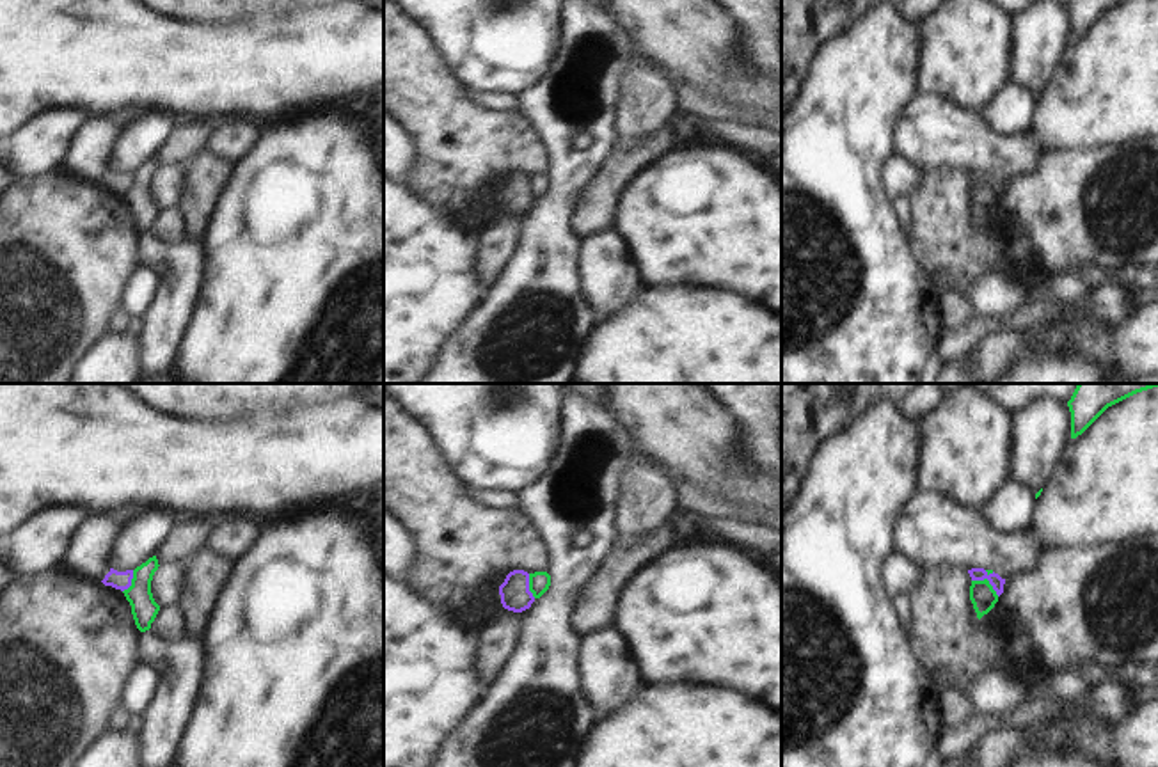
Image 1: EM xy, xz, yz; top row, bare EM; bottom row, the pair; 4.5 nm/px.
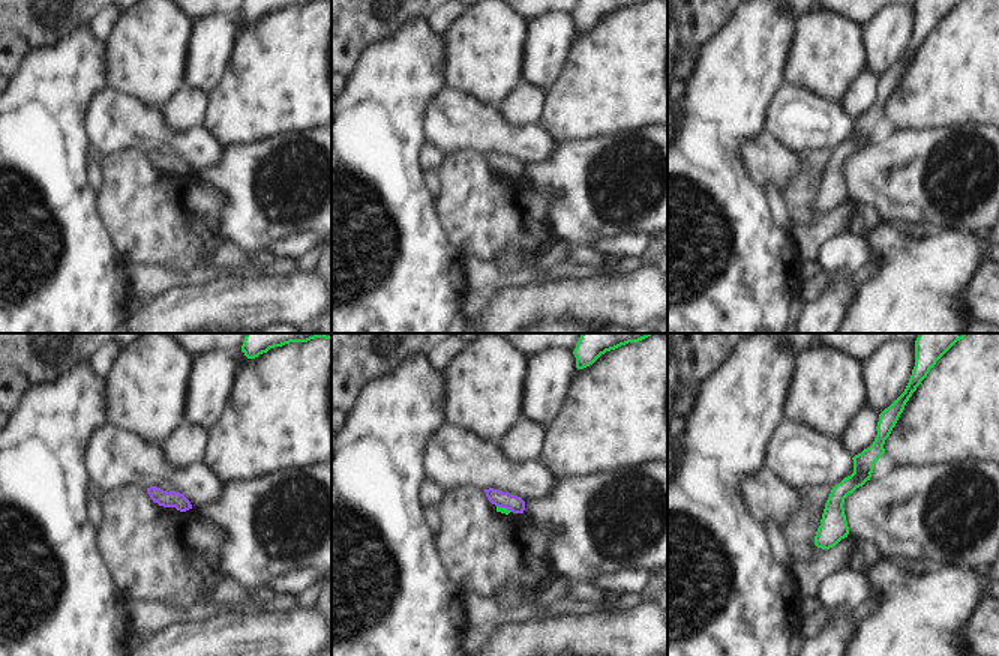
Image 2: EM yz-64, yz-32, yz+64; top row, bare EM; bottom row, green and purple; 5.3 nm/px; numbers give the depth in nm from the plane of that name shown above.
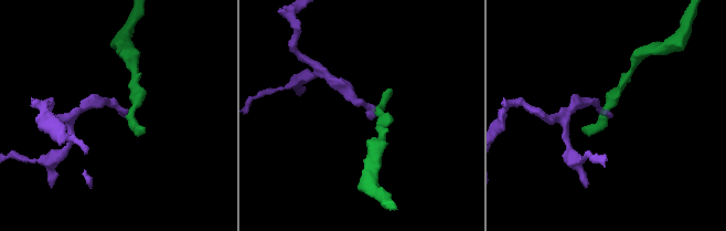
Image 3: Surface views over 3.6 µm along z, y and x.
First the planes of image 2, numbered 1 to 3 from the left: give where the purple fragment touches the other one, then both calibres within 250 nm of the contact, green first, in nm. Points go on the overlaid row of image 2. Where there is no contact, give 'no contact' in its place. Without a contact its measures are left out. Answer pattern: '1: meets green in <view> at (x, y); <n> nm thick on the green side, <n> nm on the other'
1: no contact
2: meets green in yz-32 at (504, 508); 30 nm thick on the green side, 90 nm on the other
3: no contact

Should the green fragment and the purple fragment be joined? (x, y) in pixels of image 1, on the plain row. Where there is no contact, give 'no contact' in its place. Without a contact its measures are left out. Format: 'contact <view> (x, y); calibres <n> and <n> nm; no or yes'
contact yz (988, 183); calibres 120 and 60 nm; no

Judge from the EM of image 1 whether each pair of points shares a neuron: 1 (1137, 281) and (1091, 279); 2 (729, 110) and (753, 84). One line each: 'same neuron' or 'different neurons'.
1: same neuron
2: different neurons

